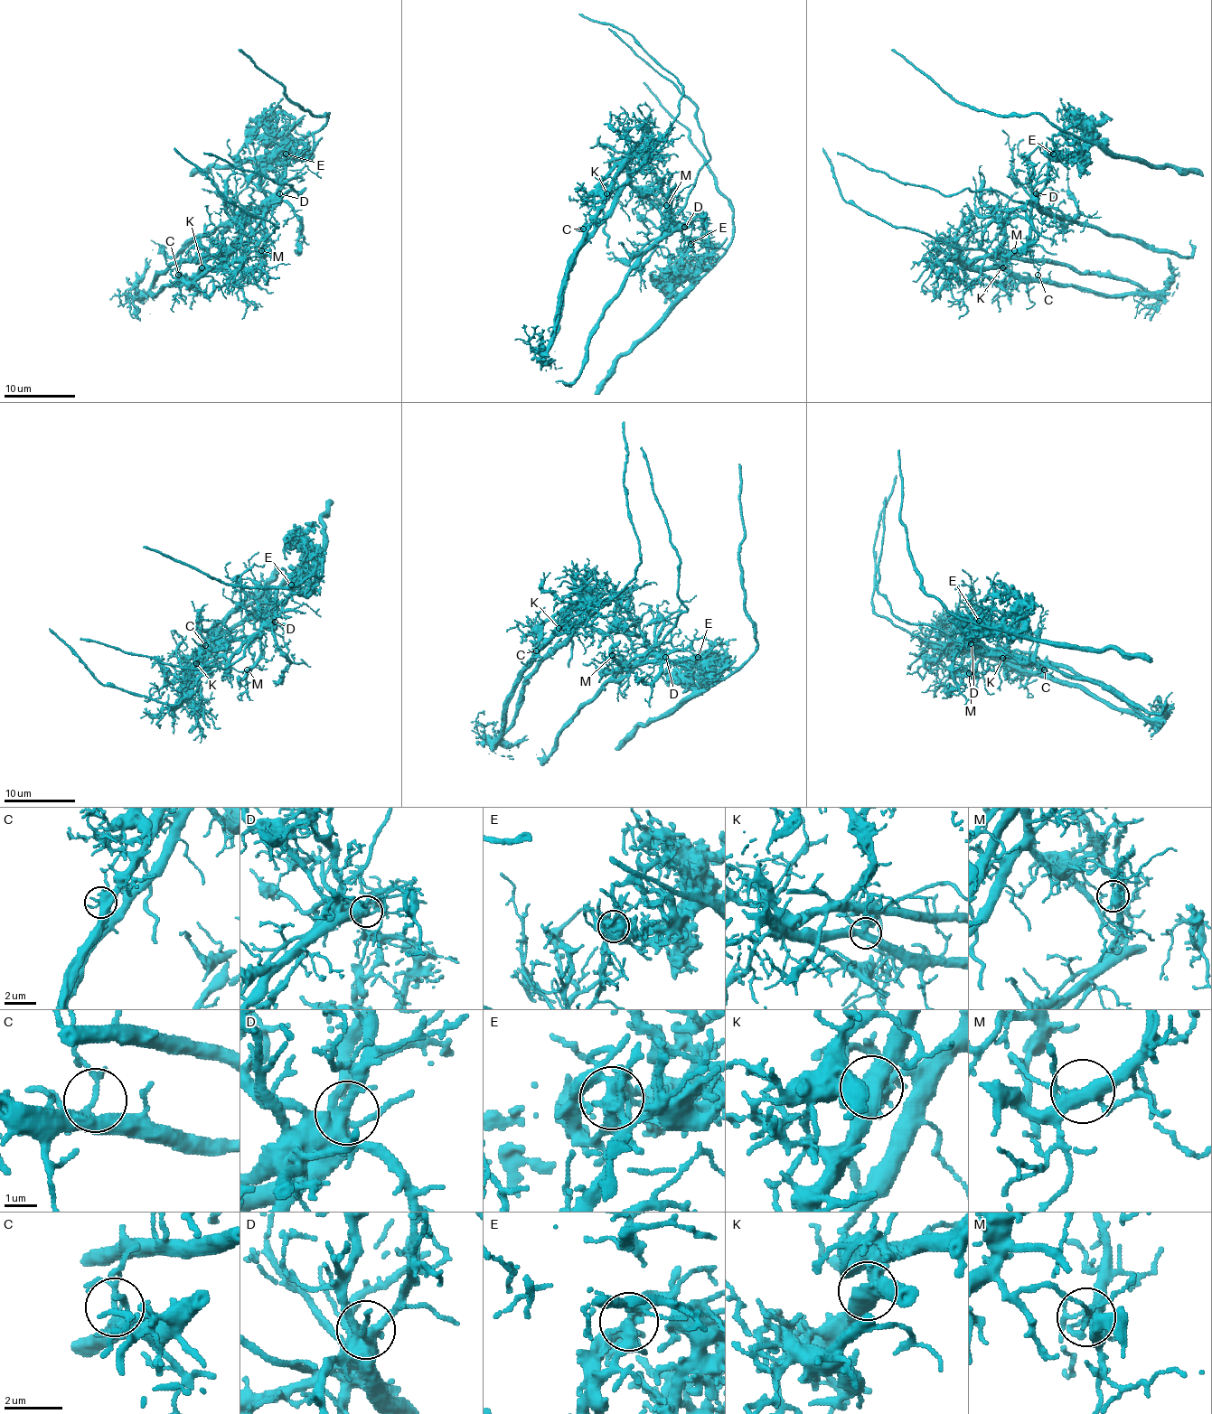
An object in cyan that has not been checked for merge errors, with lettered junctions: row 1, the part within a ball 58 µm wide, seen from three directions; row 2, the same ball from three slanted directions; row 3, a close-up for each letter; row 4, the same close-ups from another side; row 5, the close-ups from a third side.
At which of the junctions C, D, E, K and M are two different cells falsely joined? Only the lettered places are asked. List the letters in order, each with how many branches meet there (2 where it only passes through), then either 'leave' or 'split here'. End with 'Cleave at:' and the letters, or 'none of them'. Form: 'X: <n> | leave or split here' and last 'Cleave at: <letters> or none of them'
C: 7 | leave
D: 5 | leave
E: 7 | split here
K: 5 | split here
M: 5 | split here
Cleave at: E, K, M

